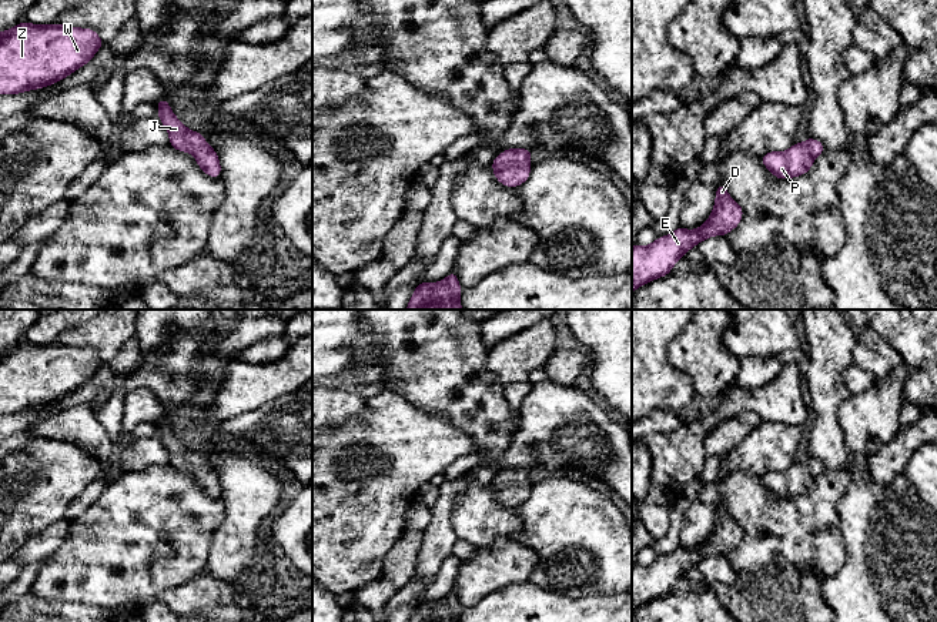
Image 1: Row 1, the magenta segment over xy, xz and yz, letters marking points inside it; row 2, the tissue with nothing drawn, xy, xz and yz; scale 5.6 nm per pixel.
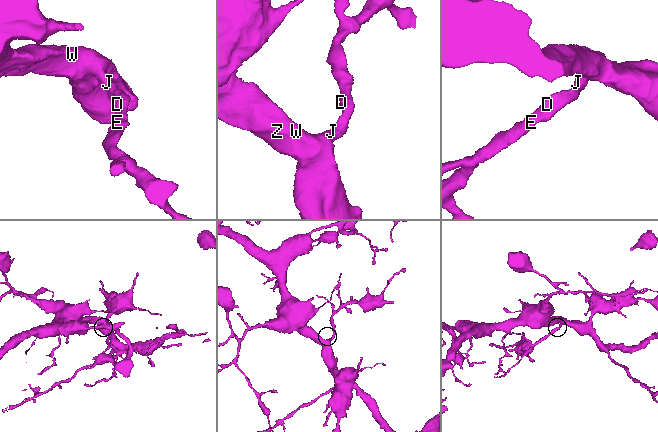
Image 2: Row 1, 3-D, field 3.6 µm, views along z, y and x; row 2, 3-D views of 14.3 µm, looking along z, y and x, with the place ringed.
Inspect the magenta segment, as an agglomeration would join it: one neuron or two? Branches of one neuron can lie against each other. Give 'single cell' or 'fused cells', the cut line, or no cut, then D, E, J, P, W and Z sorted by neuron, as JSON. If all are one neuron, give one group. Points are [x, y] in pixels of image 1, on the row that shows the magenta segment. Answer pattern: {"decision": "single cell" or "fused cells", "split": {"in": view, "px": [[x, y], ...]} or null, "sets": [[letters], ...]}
{"decision": "single cell", "split": null, "sets": [["D", "E", "J", "P", "W", "Z"]]}

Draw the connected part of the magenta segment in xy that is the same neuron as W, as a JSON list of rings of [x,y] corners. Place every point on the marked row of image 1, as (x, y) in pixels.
[[[23,21],[0,31],[0,94],[56,84],[91,61],[106,43],[93,29]]]

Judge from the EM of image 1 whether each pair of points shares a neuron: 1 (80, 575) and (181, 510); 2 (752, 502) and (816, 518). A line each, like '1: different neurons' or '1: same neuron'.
1: same neuron
2: same neuron

